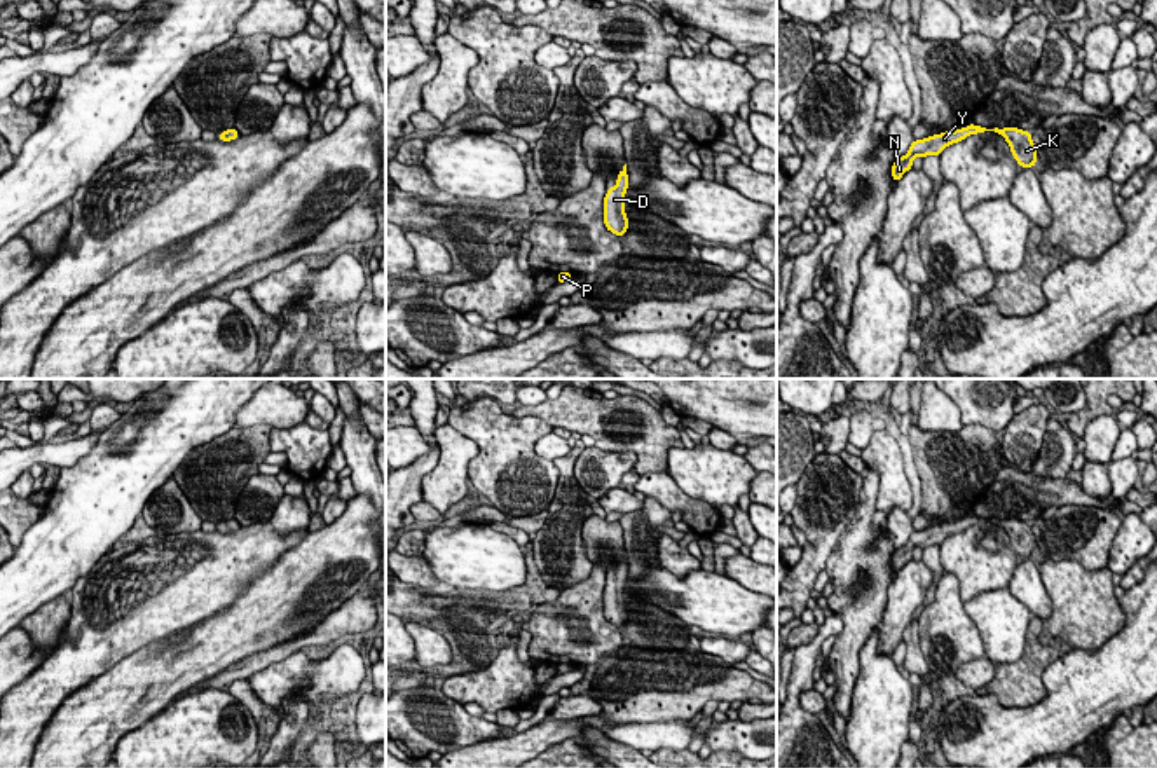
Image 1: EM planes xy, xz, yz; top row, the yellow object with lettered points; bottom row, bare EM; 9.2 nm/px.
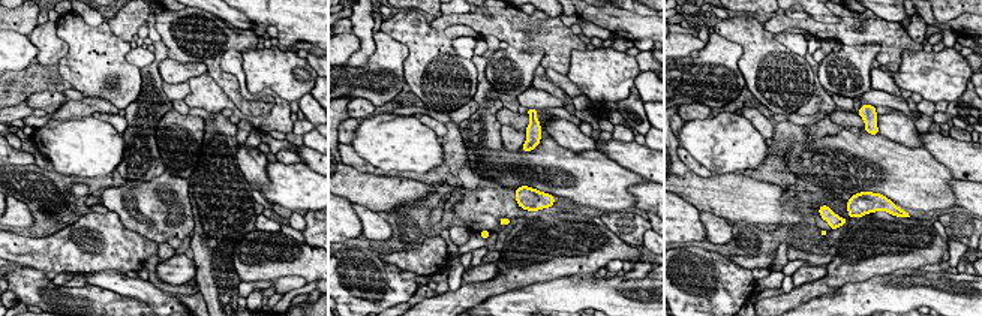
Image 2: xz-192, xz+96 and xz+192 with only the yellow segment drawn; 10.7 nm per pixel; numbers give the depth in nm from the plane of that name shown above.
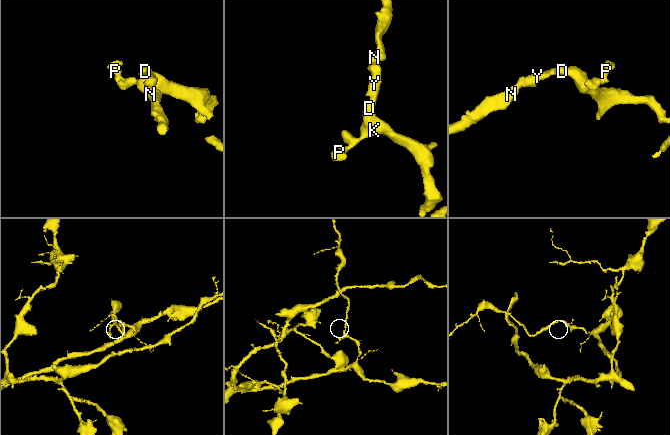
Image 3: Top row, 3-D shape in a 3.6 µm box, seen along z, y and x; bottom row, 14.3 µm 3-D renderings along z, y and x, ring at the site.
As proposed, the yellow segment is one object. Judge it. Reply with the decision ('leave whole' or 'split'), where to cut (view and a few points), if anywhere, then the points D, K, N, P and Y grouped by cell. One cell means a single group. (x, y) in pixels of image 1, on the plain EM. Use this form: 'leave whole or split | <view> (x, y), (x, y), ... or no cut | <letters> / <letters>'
leave whole | no cut | D K N P Y

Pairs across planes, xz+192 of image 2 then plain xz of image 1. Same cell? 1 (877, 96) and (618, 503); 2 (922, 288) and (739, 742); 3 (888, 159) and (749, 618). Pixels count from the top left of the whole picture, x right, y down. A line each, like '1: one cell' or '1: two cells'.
1: one cell
2: one cell
3: one cell

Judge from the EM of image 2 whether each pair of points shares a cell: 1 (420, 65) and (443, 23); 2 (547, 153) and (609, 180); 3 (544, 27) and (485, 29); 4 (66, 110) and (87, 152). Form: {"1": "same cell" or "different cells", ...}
{"1": "different cells", "2": "same cell", "3": "same cell", "4": "different cells"}

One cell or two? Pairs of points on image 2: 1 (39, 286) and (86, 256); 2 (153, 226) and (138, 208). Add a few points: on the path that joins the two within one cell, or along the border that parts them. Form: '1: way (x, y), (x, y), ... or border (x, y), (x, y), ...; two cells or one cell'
1: border (20, 265), (38, 268), (45, 274); two cells
2: way (152, 222), (143, 213); one cell

